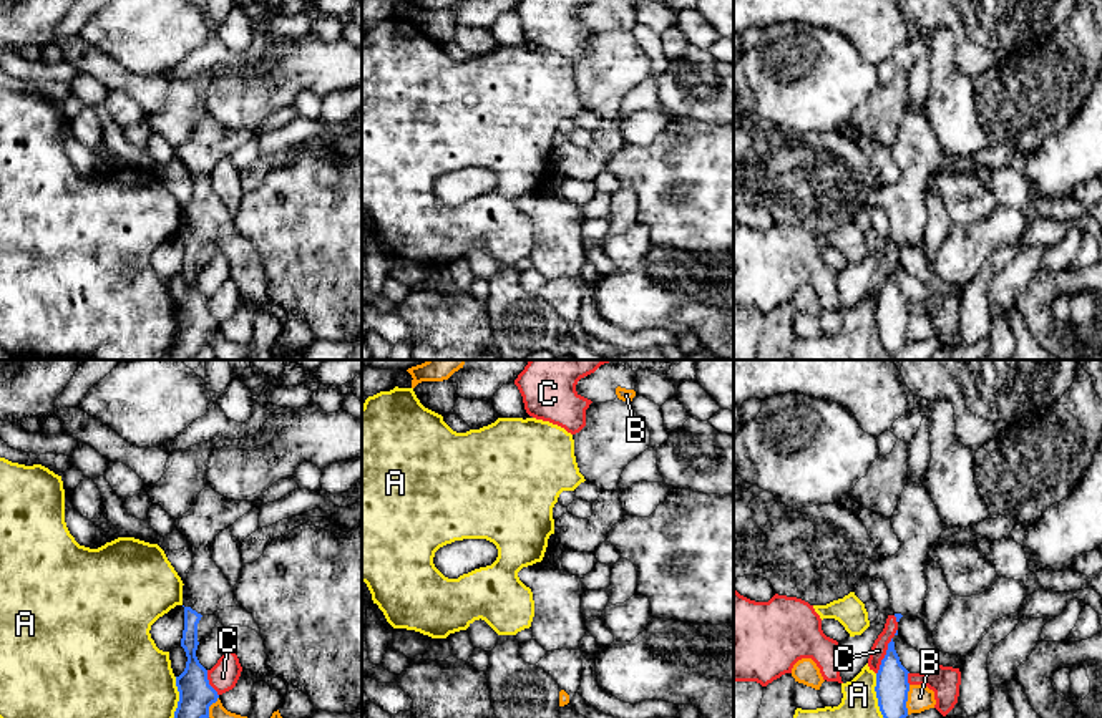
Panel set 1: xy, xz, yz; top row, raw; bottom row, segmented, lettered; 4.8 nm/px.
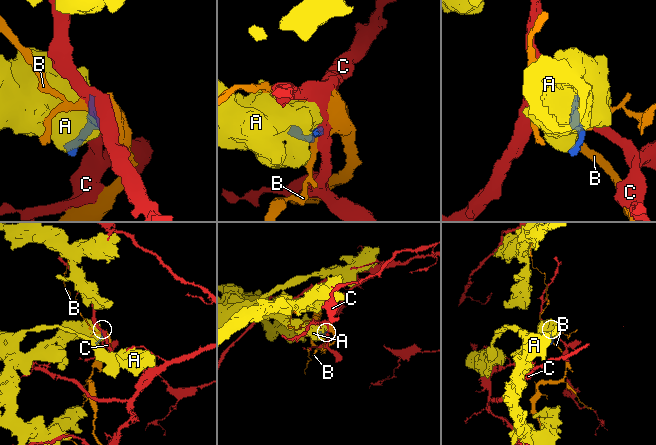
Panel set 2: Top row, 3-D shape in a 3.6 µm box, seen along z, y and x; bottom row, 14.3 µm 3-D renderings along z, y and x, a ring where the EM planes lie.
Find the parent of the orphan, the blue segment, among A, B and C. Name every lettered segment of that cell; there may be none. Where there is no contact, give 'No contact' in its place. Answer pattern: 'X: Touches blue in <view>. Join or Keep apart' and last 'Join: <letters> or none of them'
A: Touches blue in yz. Keep apart
B: Touches blue in yz. Keep apart
C: Touches blue in yz. Keep apart
Join: none of them

